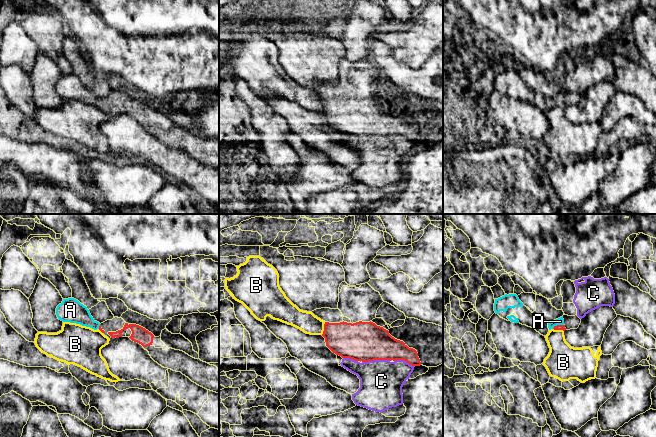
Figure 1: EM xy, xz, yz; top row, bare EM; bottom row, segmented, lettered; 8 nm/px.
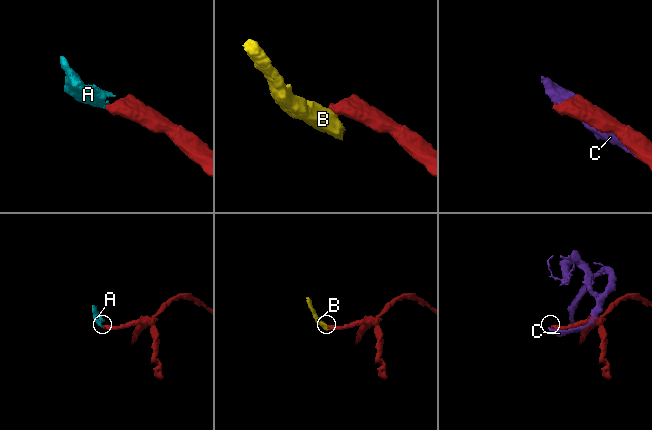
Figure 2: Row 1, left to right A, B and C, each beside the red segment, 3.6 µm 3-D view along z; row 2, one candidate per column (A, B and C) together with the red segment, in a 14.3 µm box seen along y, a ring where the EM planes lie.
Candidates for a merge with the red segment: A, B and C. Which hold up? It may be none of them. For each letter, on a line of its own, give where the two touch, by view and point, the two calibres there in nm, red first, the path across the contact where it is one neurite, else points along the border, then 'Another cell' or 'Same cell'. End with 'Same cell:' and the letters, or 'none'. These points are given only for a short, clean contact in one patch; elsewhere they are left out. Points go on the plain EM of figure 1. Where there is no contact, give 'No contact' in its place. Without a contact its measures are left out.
A: Touches red at yz (557, 101). Thickness 50 nm (red) against 60 nm. Path across: yz (559, 103), (557, 101), (560, 97). Same cell
B: Touches red at xz (324, 104). Thickness 280 nm (red) against 160 nm. Boundary: xz (325, 98), (321, 110). Another cell
C: Touches red at xz (375, 135). Thickness 320 nm (red) against 340 nm. Another cell
Same cell: A

